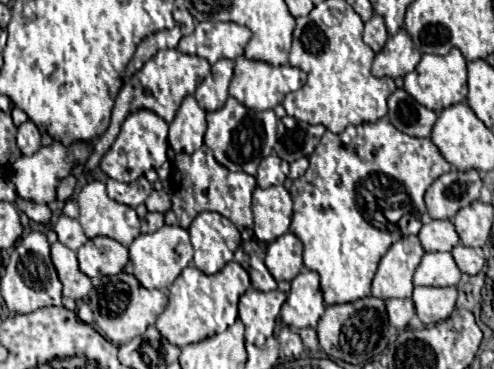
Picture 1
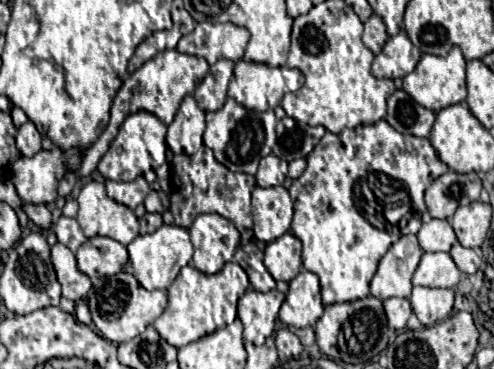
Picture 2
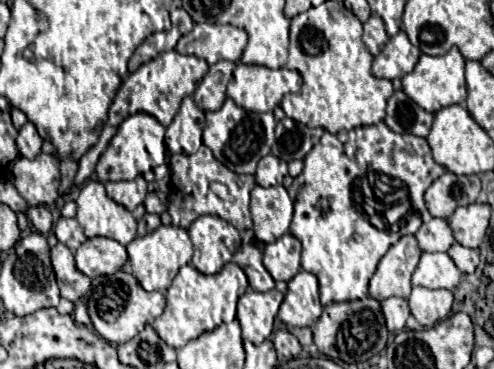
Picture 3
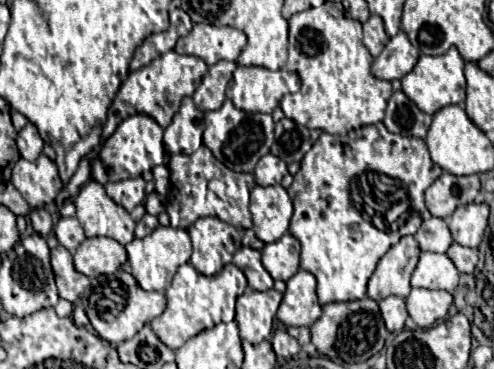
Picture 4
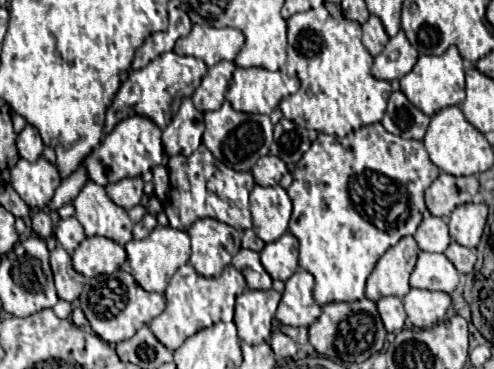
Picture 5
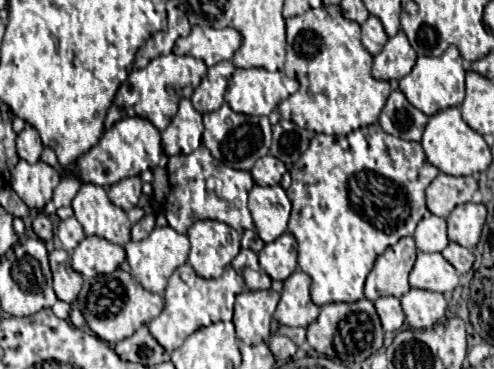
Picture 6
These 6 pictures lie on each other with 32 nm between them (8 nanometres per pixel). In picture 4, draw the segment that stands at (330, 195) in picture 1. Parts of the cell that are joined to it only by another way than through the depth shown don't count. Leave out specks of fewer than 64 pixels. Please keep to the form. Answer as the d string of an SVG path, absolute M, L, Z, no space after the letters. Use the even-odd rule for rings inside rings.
M382 122L362 126L346 136L322 134L318 142L302 158L300 172L294 176L288 194L294 202L289 232L302 244L300 268L308 270L318 280L320 304L362 300L366 296L366 284L376 270L378 260L386 254L392 242L398 242L404 234L414 234L422 224L424 190L442 174L442 168L428 156L428 146L422 138L400 136L388 132Z

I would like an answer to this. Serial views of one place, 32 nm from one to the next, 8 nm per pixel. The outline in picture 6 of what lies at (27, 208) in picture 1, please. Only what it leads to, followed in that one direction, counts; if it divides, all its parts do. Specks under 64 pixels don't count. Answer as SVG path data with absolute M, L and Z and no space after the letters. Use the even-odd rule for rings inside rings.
M38 212L38 214L34 216L32 228L34 228L34 232L38 234L38 238L42 238L44 242L48 242L48 240L54 238L54 234L52 234L52 222L50 222L50 218L48 218L44 212Z

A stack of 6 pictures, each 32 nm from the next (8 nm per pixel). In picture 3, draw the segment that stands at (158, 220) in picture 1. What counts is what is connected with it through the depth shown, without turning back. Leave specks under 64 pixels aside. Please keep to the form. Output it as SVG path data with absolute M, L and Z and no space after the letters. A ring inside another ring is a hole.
M144 214L144 218L138 224L138 236L144 236L144 234L154 232L160 224L162 222L160 222L160 216L158 214Z

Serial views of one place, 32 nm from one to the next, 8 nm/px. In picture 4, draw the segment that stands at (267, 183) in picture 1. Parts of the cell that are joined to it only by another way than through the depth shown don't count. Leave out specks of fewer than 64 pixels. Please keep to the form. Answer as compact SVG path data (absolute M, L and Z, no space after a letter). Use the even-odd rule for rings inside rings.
M266 154L264 158L260 158L256 170L254 170L254 178L256 178L256 184L260 186L274 186L274 184L280 184L284 174L288 174L286 170L286 162L272 156L272 154Z

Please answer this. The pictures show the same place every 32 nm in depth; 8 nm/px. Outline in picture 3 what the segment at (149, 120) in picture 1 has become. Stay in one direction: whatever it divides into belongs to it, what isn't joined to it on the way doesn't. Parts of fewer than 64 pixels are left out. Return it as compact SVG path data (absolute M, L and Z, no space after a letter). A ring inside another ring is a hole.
M138 112L138 114L128 116L128 118L120 124L116 136L110 140L106 152L100 156L100 160L98 160L98 164L96 164L96 174L98 174L98 178L100 178L102 182L106 182L106 180L134 180L136 176L152 170L152 166L156 168L156 166L164 164L164 158L166 158L164 132L166 132L166 128L164 128L154 116L150 116L150 114L146 114L146 112ZM144 142L150 144L152 158L150 158ZM152 160L154 160L154 162L152 162Z

